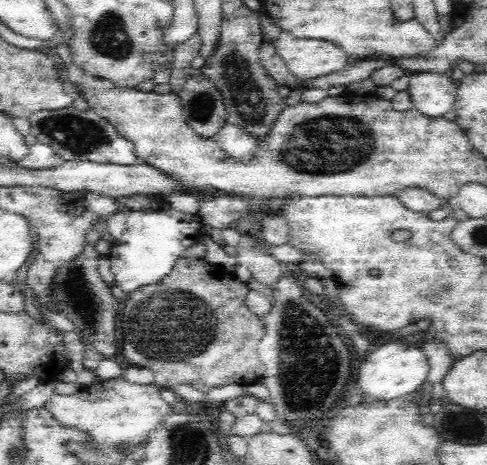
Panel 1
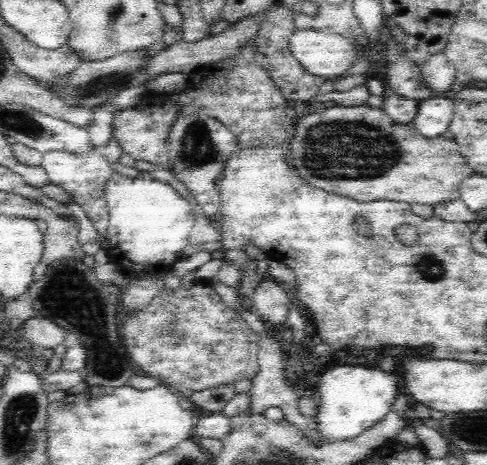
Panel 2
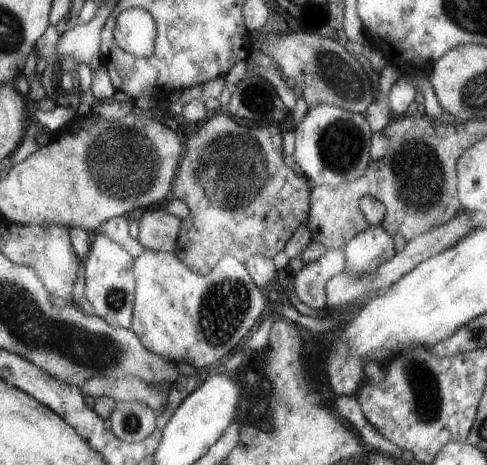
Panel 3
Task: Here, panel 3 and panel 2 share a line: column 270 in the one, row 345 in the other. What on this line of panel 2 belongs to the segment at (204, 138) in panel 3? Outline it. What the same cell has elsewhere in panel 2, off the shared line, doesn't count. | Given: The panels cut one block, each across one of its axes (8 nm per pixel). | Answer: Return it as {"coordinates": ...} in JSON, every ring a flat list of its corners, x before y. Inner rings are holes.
{"coordinates":[[208,282,196,284,190,290,182,290,180,286,172,292,162,290,146,306,146,310,138,312,138,316,128,316,122,326,122,342,126,344,130,360,134,360,136,366,140,366,148,376,160,380,162,386,174,390,180,398,186,400,194,392,220,388,222,384,236,384,238,380,252,380,260,372,258,336,242,320,242,316,236,314,236,310,224,306,220,296,206,284]]}

